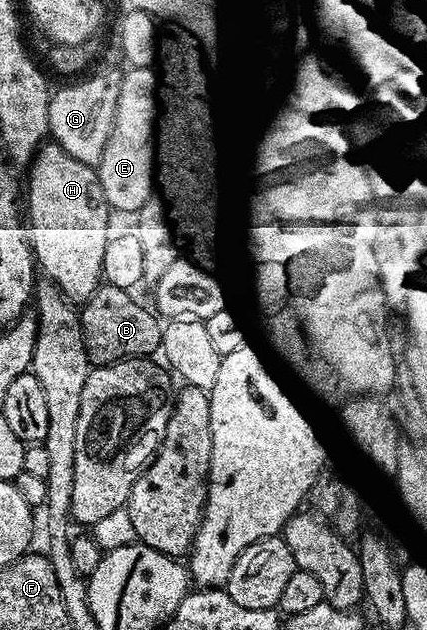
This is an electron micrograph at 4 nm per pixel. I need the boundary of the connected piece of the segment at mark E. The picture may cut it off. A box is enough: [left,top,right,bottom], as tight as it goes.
[95,66,157,216]

